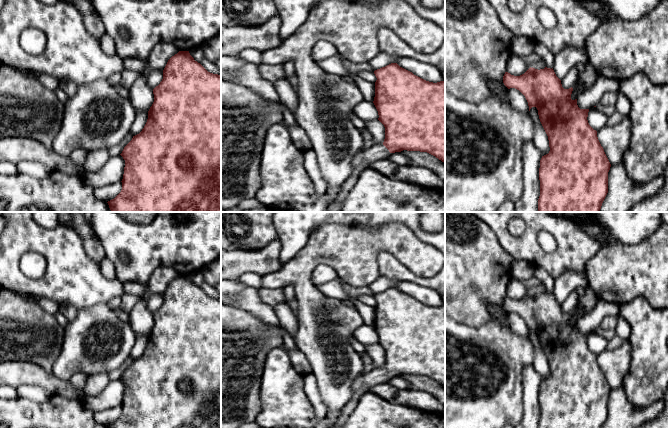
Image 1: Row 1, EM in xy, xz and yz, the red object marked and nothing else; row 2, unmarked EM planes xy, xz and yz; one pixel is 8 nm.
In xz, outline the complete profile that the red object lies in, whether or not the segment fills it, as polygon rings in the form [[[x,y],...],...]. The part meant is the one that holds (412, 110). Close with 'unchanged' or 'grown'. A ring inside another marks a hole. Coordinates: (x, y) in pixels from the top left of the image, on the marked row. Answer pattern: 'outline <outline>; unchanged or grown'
outline [[[397,63],[377,69],[374,74],[377,80],[373,103],[378,111],[378,120],[385,127],[385,139],[382,144],[374,144],[353,157],[352,174],[335,192],[330,212],[340,212],[342,203],[354,187],[360,173],[371,163],[386,159],[390,153],[403,150],[427,152],[445,163],[445,82],[426,81]]]; grown

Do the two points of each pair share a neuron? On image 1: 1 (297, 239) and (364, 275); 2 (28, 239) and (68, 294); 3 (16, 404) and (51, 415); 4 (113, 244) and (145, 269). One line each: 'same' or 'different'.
1: different
2: same
3: same
4: same

